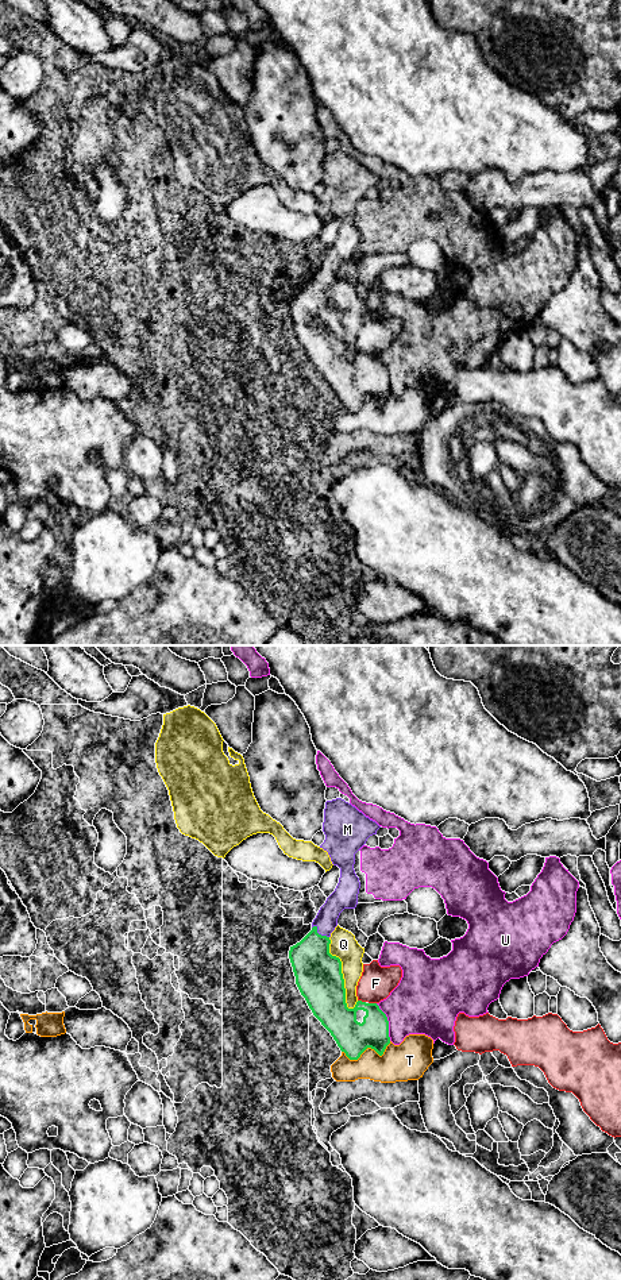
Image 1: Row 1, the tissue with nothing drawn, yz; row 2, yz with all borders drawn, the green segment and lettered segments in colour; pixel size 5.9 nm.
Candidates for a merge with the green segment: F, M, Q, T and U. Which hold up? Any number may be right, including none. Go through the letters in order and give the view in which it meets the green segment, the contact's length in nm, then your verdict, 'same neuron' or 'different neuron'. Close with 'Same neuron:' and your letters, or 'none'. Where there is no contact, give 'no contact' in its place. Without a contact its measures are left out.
F: contact in yz; length 50 nm; different neuron
M: contact in yz; length 120 nm; same neuron
Q: contact in yz; length 460 nm; different neuron
T: contact in yz; length 300 nm; different neuron
U: contact in yz; length 240 nm; different neuron
Same neuron: M

